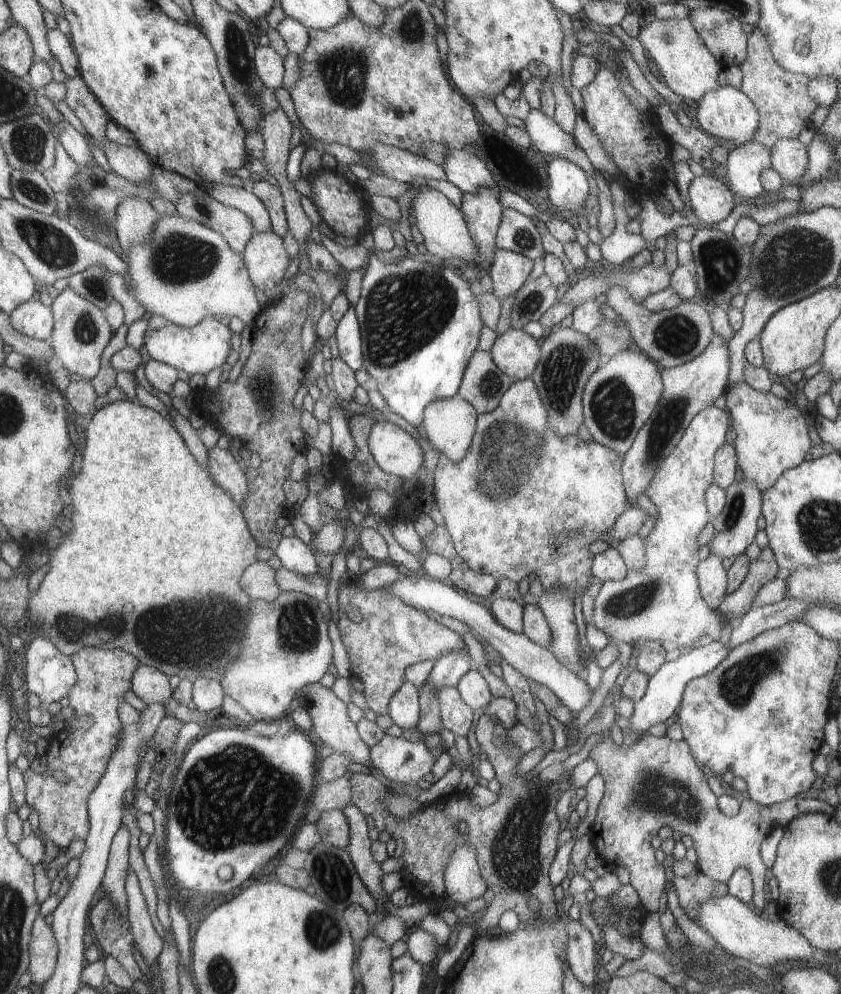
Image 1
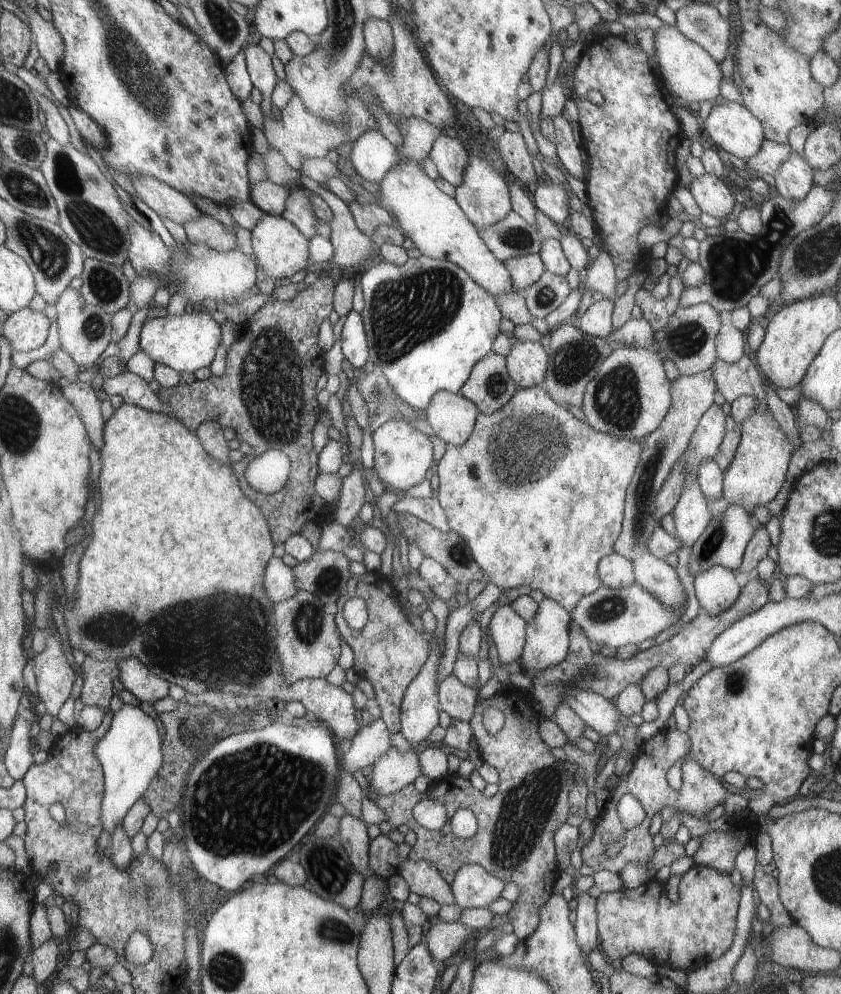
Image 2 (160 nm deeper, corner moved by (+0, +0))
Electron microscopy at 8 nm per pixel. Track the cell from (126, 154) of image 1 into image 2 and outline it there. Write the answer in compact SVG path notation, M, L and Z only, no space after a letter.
M133 176L130 182L136 196L151 208L160 218L167 218L176 224L183 225L195 220L200 212L181 192L173 190L165 182L159 182L151 176Z

